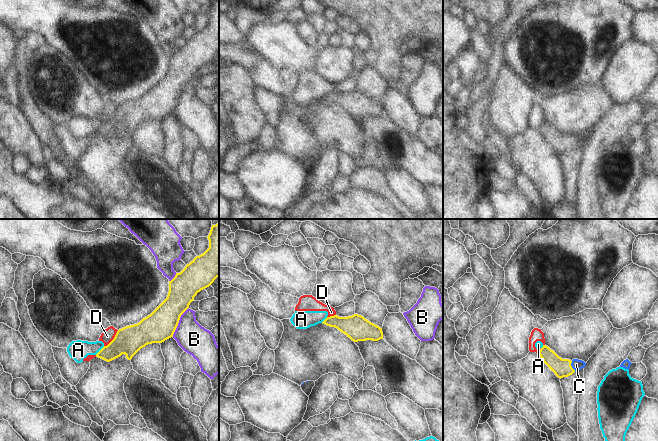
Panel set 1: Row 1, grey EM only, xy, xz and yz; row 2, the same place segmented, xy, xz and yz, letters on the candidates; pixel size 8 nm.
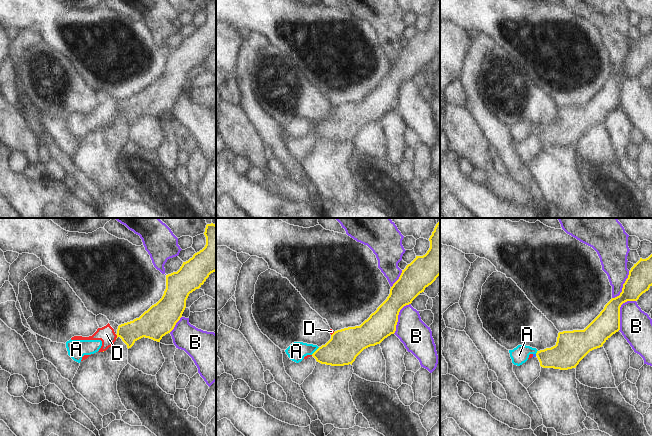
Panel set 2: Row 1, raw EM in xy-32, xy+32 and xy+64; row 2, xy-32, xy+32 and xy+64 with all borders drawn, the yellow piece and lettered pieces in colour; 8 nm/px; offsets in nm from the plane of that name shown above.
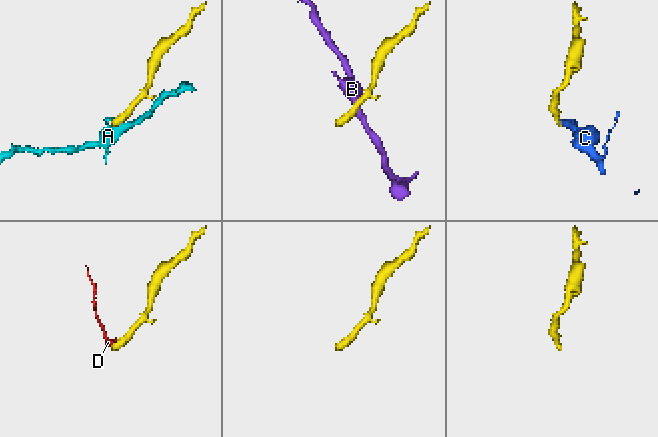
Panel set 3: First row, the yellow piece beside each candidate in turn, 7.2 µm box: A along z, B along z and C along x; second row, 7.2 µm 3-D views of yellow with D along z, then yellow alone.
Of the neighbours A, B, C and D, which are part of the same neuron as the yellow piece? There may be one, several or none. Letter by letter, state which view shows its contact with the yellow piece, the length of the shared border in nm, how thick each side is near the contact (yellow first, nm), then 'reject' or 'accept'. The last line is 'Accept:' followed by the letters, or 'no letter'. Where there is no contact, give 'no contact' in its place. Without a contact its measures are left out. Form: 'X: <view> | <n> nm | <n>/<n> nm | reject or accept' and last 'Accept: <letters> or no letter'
A: xy | 100 nm | 220/160 nm | reject
B: xy | 280 nm | 240/240 nm | reject
C: yz | 90 nm | 140/90 nm | accept
D: xy | 180 nm | 220/100 nm | reject
Accept: C

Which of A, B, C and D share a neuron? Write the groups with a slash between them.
A D / B / C

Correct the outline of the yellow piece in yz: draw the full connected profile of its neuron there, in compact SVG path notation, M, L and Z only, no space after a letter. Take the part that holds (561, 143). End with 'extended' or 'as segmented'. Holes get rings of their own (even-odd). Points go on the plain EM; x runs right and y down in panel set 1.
M543 121L540 125L539 131L549 145L560 155L572 151L586 141L582 136L573 135L571 137L569 135L562 135L546 121Z; extended

